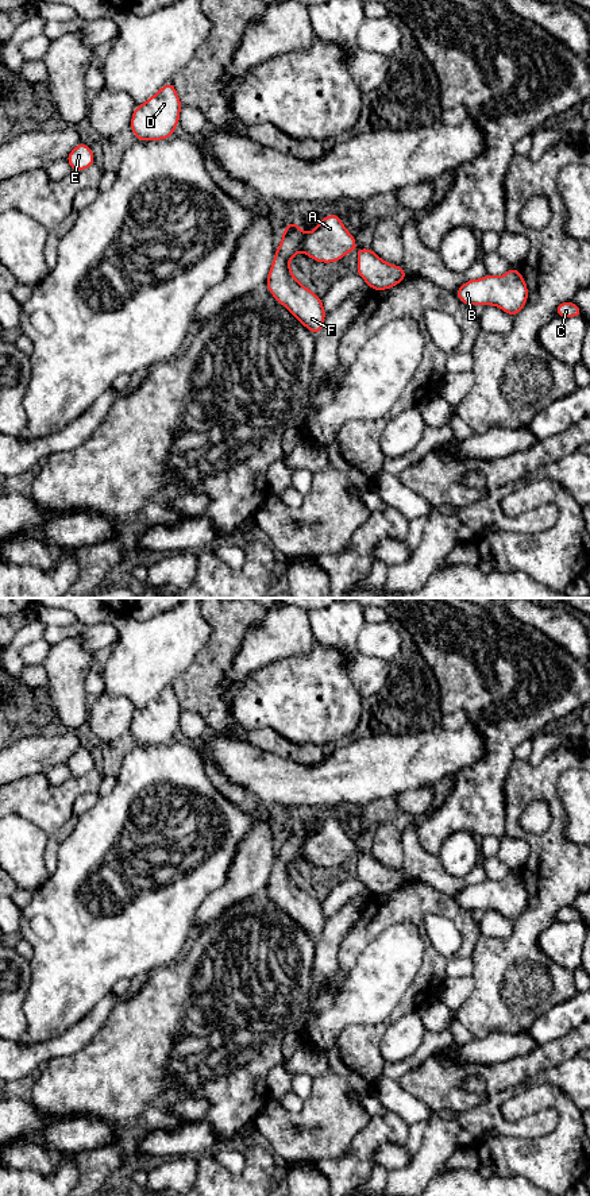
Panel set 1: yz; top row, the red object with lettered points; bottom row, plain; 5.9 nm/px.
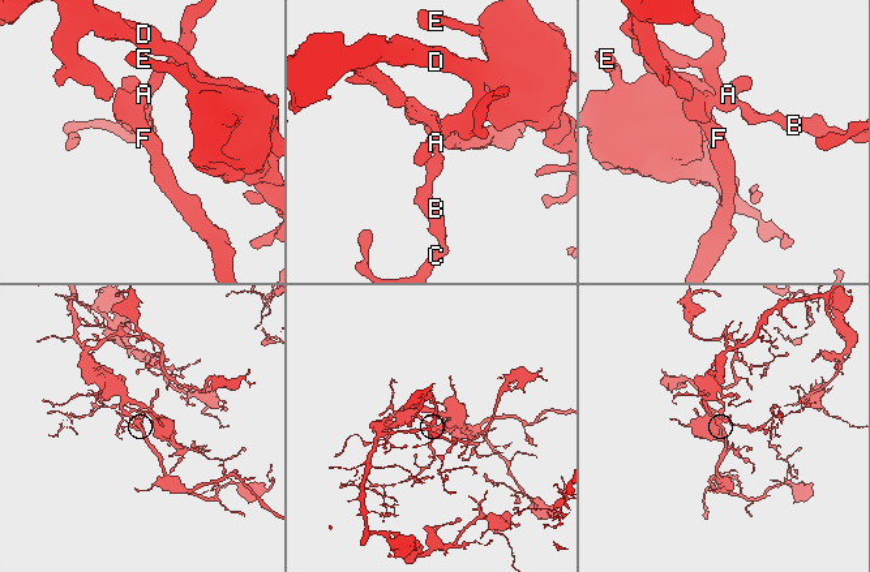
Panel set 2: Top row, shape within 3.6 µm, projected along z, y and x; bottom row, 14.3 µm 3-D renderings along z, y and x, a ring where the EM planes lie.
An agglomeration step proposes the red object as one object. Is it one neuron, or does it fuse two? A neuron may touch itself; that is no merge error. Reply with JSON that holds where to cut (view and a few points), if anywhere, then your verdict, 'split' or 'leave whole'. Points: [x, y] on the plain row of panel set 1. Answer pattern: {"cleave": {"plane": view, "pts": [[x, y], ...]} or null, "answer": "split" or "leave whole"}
{"cleave": null, "answer": "leave whole"}

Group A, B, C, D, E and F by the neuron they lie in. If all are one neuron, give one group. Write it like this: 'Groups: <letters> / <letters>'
Groups: A B C D E F

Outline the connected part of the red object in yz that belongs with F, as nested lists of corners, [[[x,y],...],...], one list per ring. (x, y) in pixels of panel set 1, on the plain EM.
[[[336,818],[323,822],[308,838],[304,838],[292,825],[282,834],[282,845],[275,853],[266,892],[297,926],[317,941],[323,934],[327,917],[321,903],[297,886],[288,867],[302,854],[316,867],[332,868],[340,865],[355,852],[355,841],[347,836]]]

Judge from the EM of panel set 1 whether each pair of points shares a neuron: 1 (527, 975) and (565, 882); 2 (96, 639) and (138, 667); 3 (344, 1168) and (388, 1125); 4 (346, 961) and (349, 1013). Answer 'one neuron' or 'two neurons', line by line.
1: one neuron
2: two neurons
3: one neuron
4: two neurons

